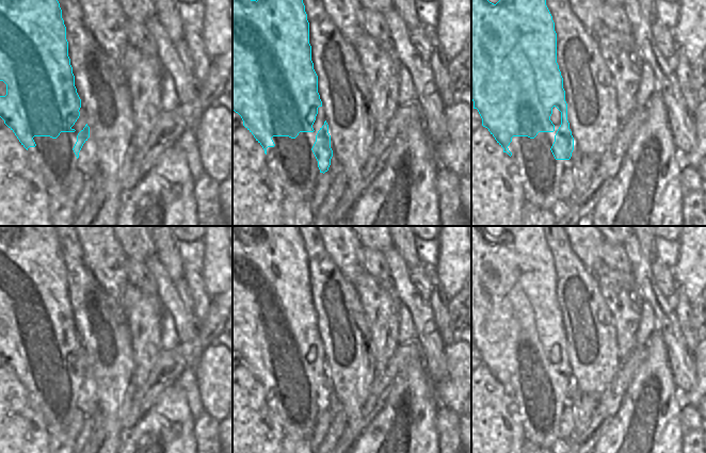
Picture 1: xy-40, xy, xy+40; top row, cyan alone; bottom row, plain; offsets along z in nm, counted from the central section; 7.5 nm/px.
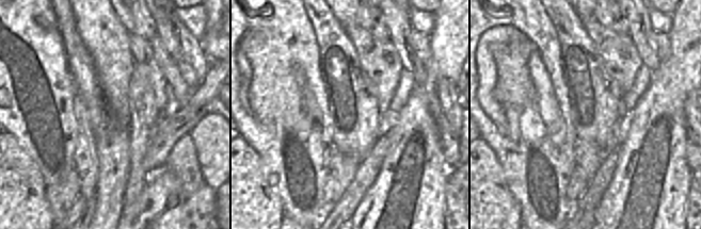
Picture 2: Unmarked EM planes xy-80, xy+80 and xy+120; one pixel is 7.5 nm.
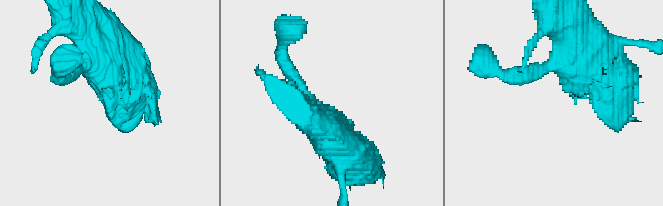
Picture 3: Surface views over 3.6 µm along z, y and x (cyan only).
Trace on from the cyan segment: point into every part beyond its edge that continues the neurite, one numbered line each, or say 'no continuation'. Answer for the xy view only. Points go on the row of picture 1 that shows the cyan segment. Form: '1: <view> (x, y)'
1: xy (292, 162)

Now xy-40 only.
1: xy-40 (54, 159)

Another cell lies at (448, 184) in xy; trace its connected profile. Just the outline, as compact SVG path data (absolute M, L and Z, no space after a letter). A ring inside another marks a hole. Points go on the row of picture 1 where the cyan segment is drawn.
M439 166L435 189L439 197L439 226L471 226L461 204L461 178Z

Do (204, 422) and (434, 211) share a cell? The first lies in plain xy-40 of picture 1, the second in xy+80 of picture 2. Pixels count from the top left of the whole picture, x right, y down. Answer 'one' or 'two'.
two

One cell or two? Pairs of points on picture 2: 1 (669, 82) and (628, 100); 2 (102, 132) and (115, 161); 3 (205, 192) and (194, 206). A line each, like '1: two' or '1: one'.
1: two
2: one
3: one

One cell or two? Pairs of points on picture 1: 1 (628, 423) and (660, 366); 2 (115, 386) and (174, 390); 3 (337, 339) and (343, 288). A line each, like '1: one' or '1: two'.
1: one
2: two
3: one

